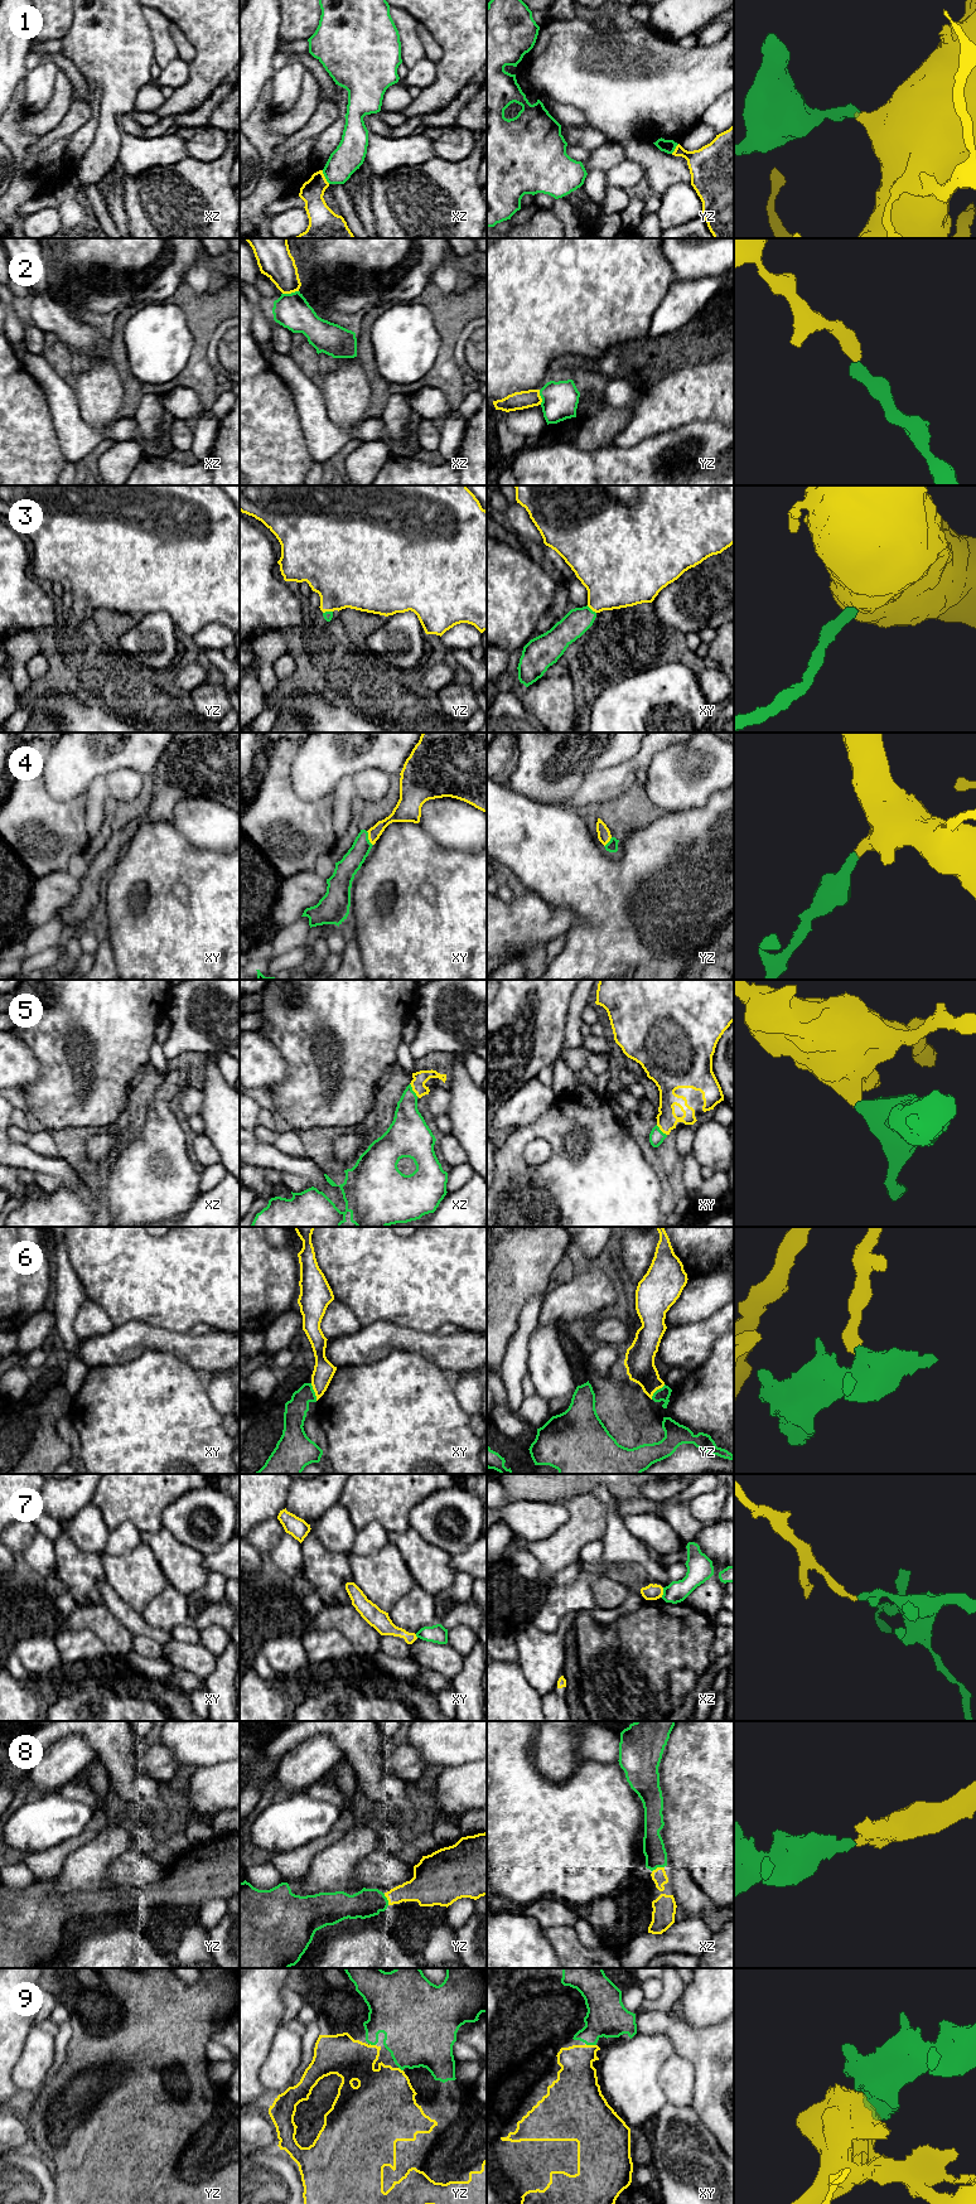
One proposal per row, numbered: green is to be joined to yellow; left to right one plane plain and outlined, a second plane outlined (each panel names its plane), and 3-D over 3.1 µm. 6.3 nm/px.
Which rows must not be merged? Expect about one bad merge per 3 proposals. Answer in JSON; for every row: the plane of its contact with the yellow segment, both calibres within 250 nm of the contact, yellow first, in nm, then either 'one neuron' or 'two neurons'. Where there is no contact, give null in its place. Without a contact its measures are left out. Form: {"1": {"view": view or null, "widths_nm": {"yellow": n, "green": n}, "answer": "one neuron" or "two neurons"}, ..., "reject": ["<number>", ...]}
{"1": {"view": "xz", "widths_nm": {"yellow": 160, "green": 190}, "answer": "two neurons"}, "2": {"view": "xz", "widths_nm": {"yellow": 220, "green": 220}, "answer": "one neuron"}, "3": {"view": "xy", "widths_nm": {"yellow": 380, "green": 170}, "answer": "one neuron"}, "4": {"view": "xy", "widths_nm": {"yellow": 100, "green": 140}, "answer": "one neuron"}, "5": {"view": "xz", "widths_nm": {"yellow": 90, "green": 220}, "answer": "one neuron"}, "6": {"view": "xy", "widths_nm": {"yellow": 130, "green": 140}, "answer": "two neurons"}, "7": {"view": "xz", "widths_nm": {"yellow": 100, "green": 140}, "answer": "two neurons"}, "8": {"view": "xz", "widths_nm": {"yellow": 90, "green": 140}, "answer": "one neuron"}, "9": {"view": "xy", "widths_nm": {"yellow": 260, "green": 260}, "answer": "one neuron"}, "reject": ["1", "6", "7"]}

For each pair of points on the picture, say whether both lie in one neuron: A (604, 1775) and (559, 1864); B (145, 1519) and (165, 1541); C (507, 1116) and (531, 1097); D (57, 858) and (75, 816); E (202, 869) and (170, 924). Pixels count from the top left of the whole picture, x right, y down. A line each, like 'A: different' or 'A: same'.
A: same
B: different
C: same
D: same
E: same

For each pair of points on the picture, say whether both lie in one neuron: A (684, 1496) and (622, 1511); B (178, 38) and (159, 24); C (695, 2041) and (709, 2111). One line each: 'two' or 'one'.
A: two
B: two
C: one

